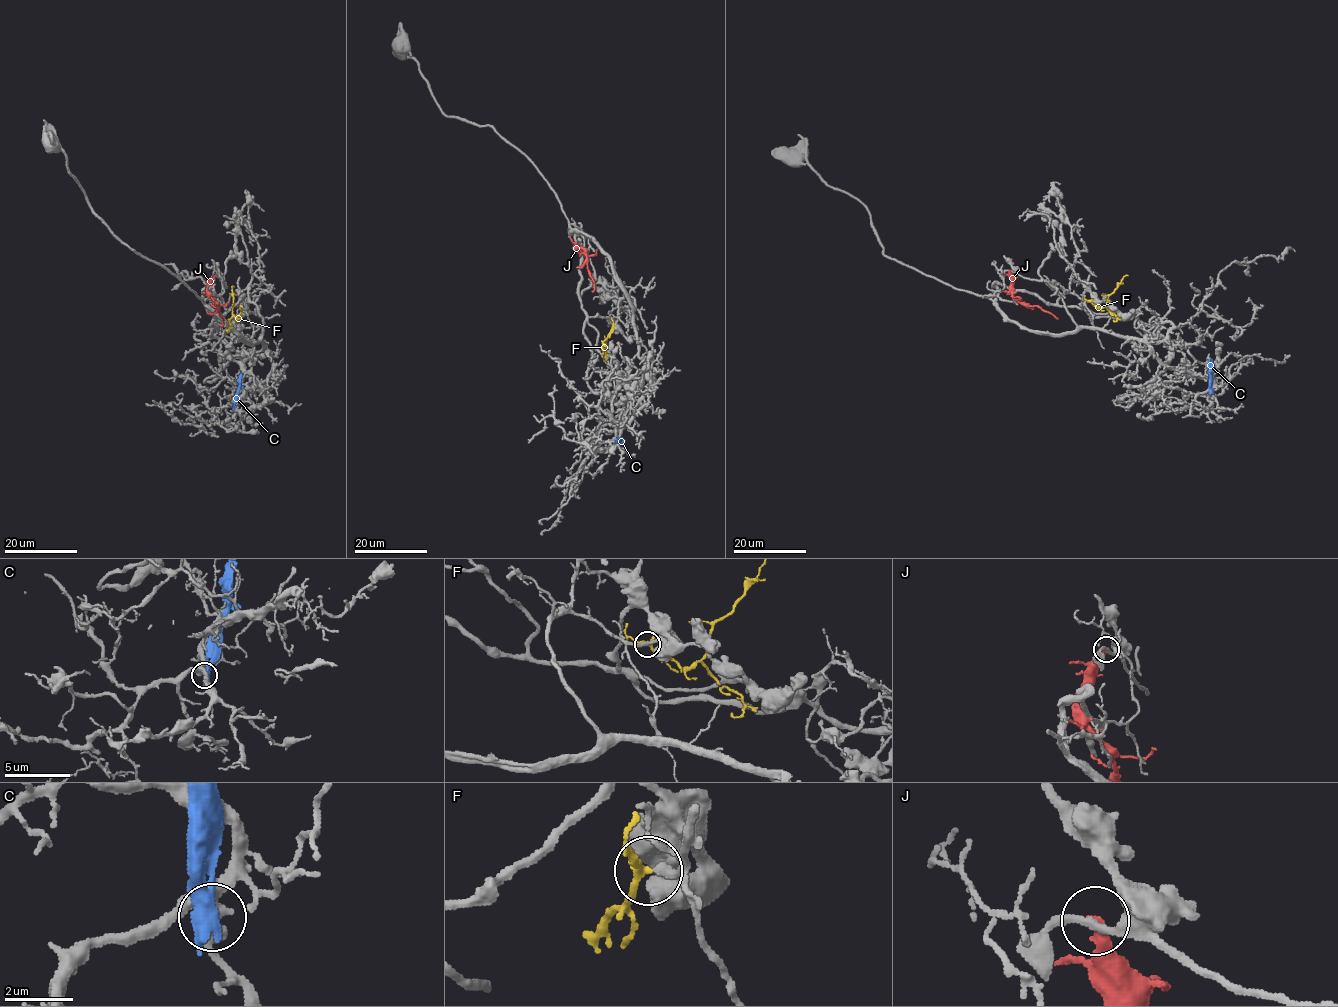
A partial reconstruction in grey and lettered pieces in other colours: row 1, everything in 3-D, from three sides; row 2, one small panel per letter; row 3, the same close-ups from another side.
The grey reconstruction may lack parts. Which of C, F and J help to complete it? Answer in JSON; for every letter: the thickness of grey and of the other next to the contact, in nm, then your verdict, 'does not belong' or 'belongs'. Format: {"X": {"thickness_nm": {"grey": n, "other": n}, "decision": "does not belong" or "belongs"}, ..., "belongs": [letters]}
{"C": {"thickness_nm": {"grey": 400, "other": 360}, "decision": "does not belong"}, "F": {"thickness_nm": {"grey": 200, "other": 180}, "decision": "belongs"}, "J": {"thickness_nm": {"grey": 220, "other": 380}, "decision": "does not belong"}, "belongs": ["F"]}

